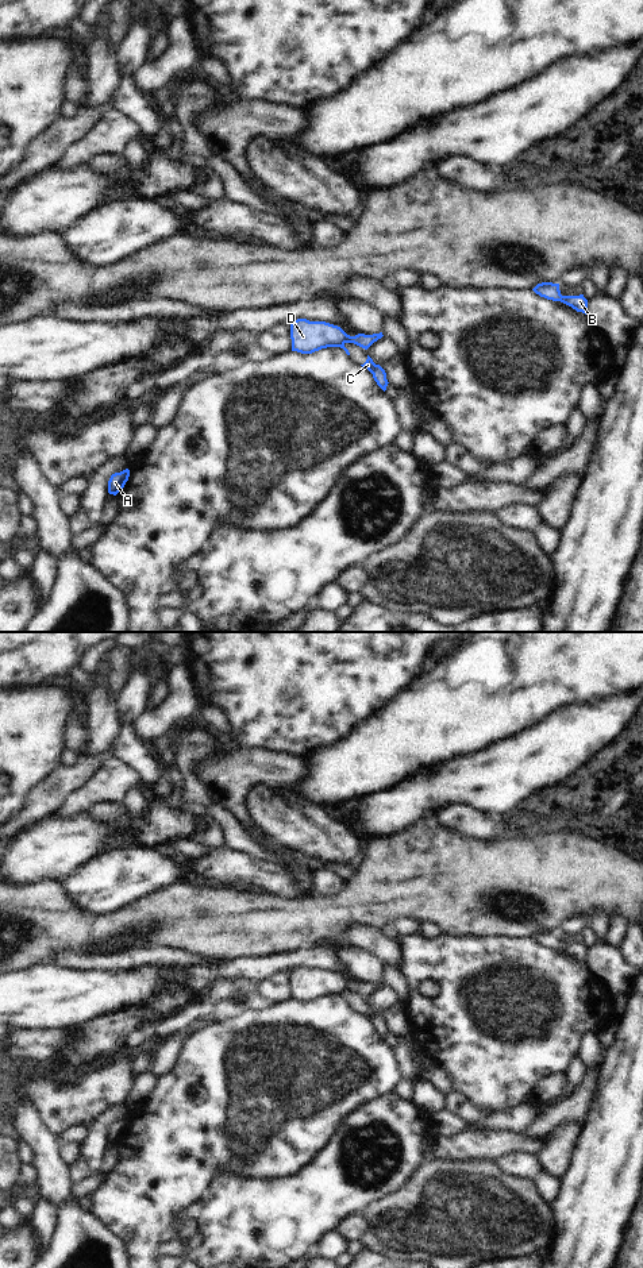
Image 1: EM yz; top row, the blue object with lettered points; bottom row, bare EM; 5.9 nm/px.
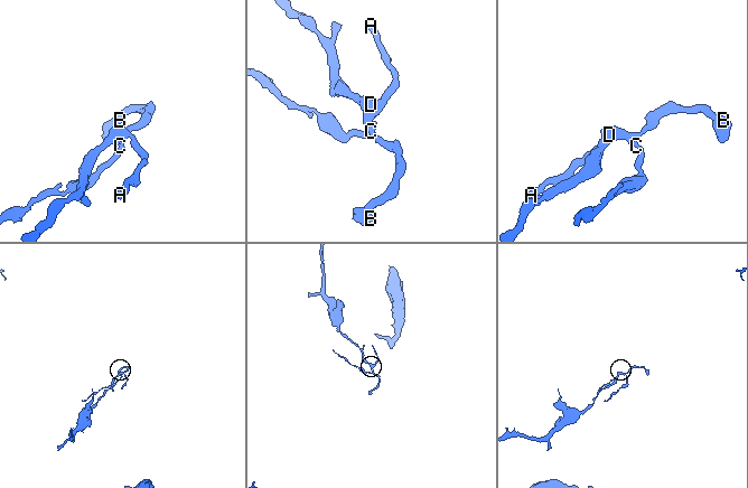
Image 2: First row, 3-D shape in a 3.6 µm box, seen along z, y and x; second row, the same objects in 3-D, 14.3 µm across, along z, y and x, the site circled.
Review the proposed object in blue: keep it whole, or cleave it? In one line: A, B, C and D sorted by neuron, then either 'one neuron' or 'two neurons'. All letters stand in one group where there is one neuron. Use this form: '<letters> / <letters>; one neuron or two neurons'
A B D / C; two neurons

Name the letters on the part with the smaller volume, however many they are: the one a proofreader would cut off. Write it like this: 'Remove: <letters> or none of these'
Remove: C

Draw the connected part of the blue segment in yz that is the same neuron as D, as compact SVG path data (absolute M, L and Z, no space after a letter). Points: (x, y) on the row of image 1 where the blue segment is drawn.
M297 319L290 323L292 351L301 354L312 354L327 347L342 348L349 342L367 350L382 336L382 332L373 335L358 334L355 336L350 336L340 327L326 321Z

